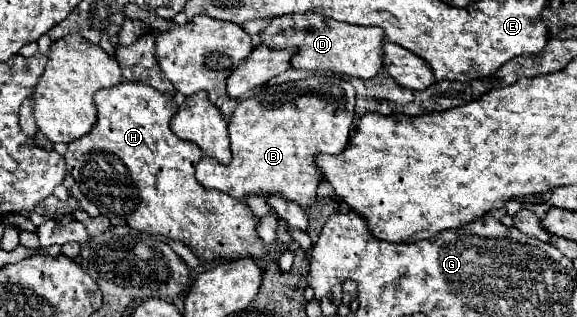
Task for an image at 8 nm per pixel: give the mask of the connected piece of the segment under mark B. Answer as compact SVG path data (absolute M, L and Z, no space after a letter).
M313 75L283 85L269 85L261 93L243 99L229 121L233 159L229 165L203 157L197 163L197 181L205 189L223 191L235 199L249 193L277 193L301 207L311 207L317 199L321 175L315 167L317 153L341 153L351 137L355 115L355 89L325 75Z

